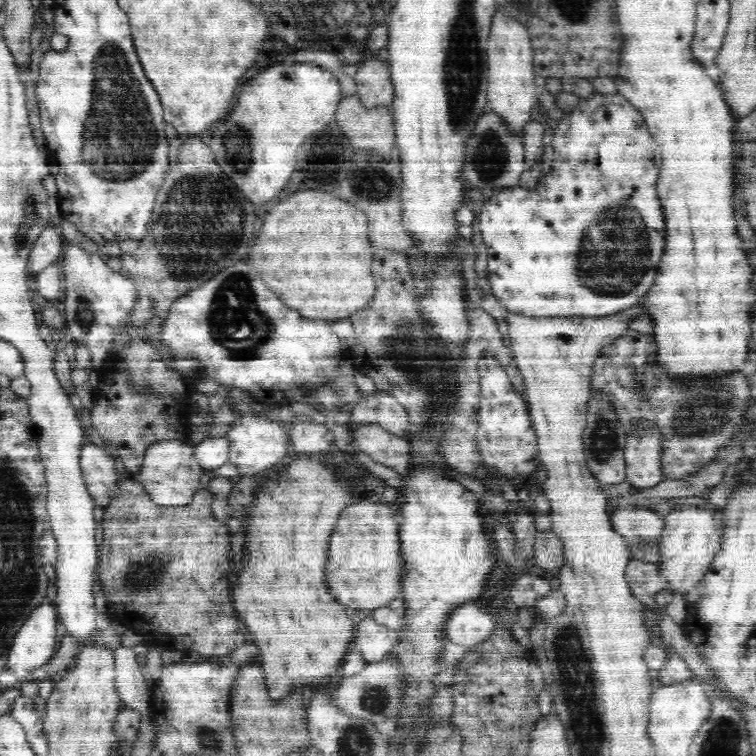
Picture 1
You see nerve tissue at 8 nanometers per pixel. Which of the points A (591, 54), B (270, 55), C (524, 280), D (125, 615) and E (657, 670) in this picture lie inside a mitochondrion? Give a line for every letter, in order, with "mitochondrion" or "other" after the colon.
A: other
B: other
C: other
D: mitochondrion
E: other

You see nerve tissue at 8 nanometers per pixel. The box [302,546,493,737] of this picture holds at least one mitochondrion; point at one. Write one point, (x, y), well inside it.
(374, 699)

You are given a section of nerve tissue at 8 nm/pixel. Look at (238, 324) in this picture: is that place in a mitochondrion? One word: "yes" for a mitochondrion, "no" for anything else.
yes

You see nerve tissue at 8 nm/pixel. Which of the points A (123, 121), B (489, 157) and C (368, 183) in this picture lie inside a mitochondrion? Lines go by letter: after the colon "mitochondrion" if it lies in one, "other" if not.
A: mitochondrion
B: mitochondrion
C: mitochondrion

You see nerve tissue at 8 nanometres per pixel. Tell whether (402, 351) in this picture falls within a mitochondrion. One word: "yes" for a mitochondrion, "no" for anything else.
yes

